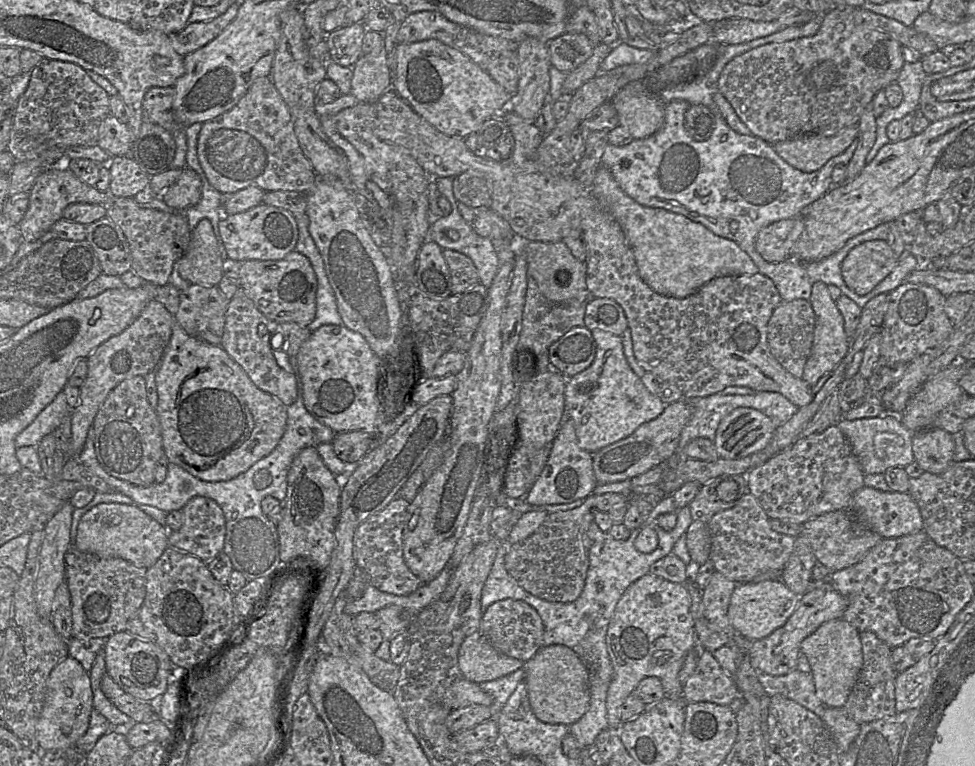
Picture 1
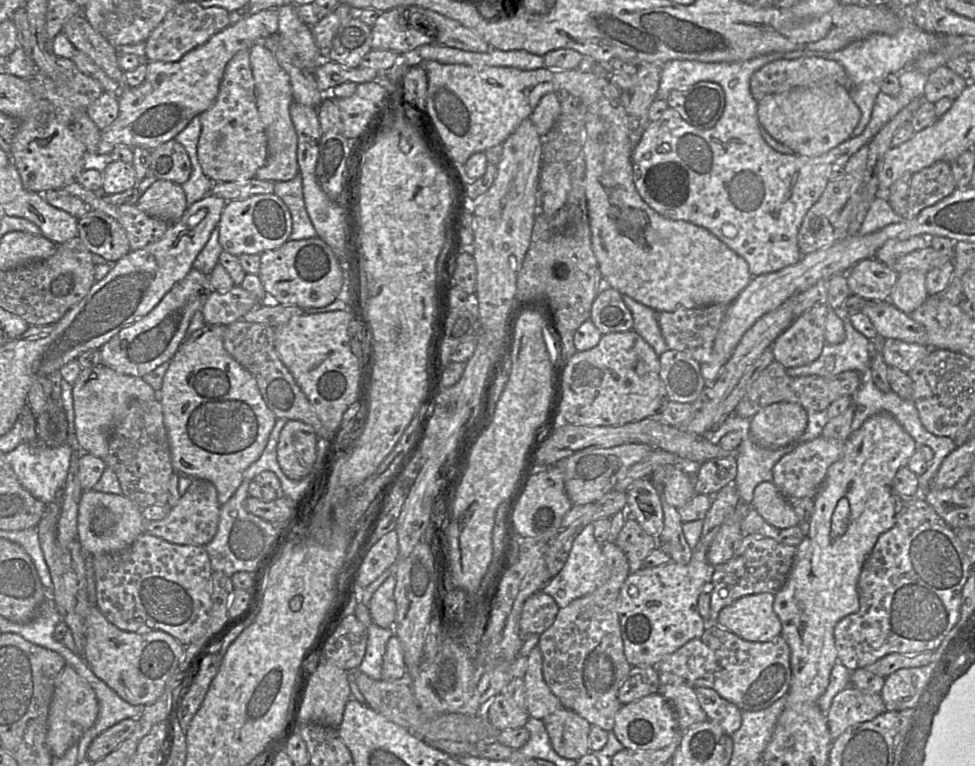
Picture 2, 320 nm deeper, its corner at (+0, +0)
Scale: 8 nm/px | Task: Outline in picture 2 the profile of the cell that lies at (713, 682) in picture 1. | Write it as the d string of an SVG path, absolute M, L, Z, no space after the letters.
M708 687L695 688L699 703L711 720L720 725L728 735L736 732L742 723L742 710Z

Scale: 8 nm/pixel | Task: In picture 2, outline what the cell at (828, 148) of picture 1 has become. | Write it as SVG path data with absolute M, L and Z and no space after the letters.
M837 83L814 87L798 87L780 94L771 94L758 102L758 120L775 140L789 147L794 154L816 157L829 152L851 137L861 119L861 112L847 89Z

